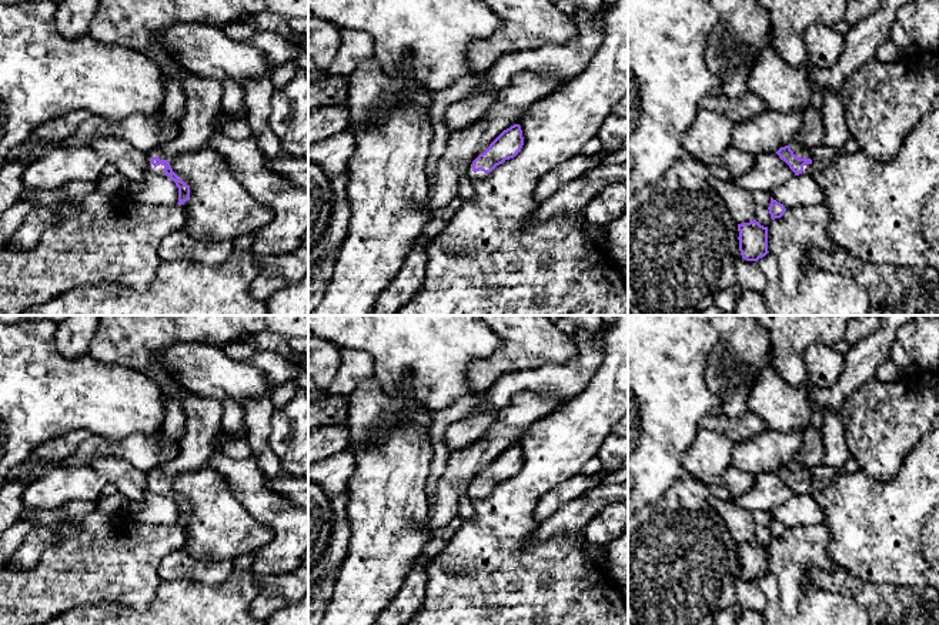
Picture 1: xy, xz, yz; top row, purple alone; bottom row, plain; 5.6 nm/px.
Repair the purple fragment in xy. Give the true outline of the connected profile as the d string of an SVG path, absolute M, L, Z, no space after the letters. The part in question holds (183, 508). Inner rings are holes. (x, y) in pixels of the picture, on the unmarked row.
M190 394L180 398L184 410L184 437L178 455L167 464L146 472L147 489L170 497L178 507L178 525L190 518L190 507L178 498L171 484L180 474L200 471L217 452L215 441L223 431L223 404L211 398Z

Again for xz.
M514 444L504 449L489 467L472 481L467 489L467 495L474 501L488 497L497 485L514 478L522 465L524 457L521 445Z

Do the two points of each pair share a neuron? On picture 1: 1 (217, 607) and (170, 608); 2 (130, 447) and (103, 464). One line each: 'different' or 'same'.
1: same
2: different

